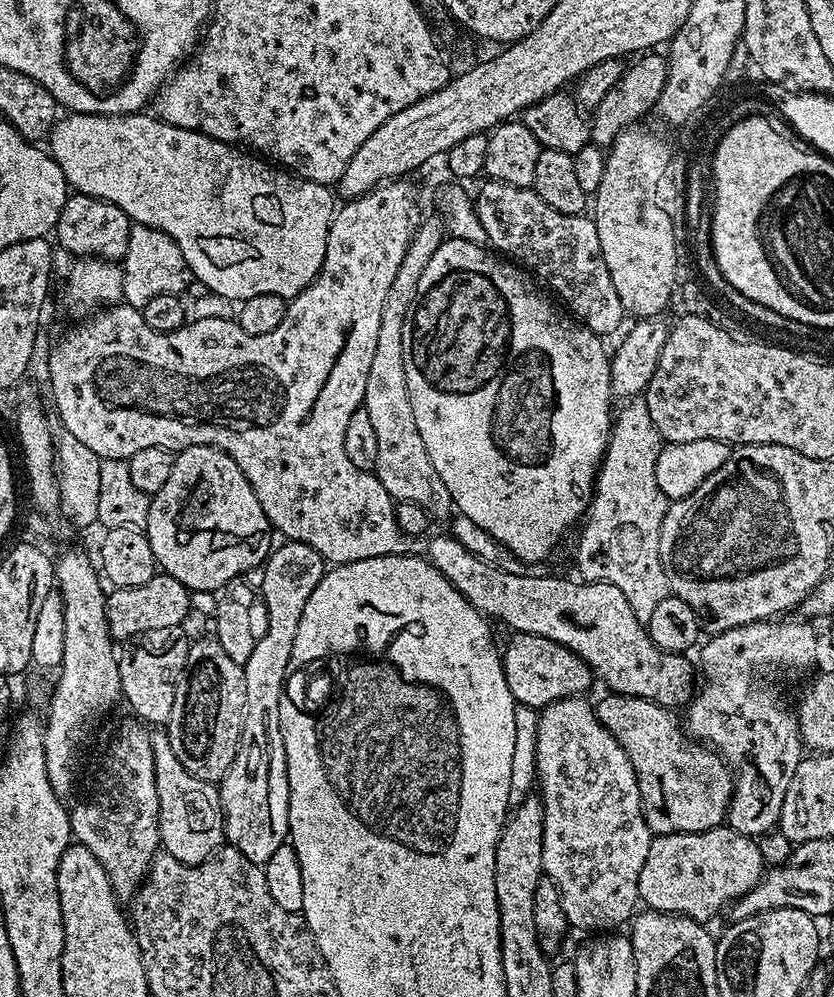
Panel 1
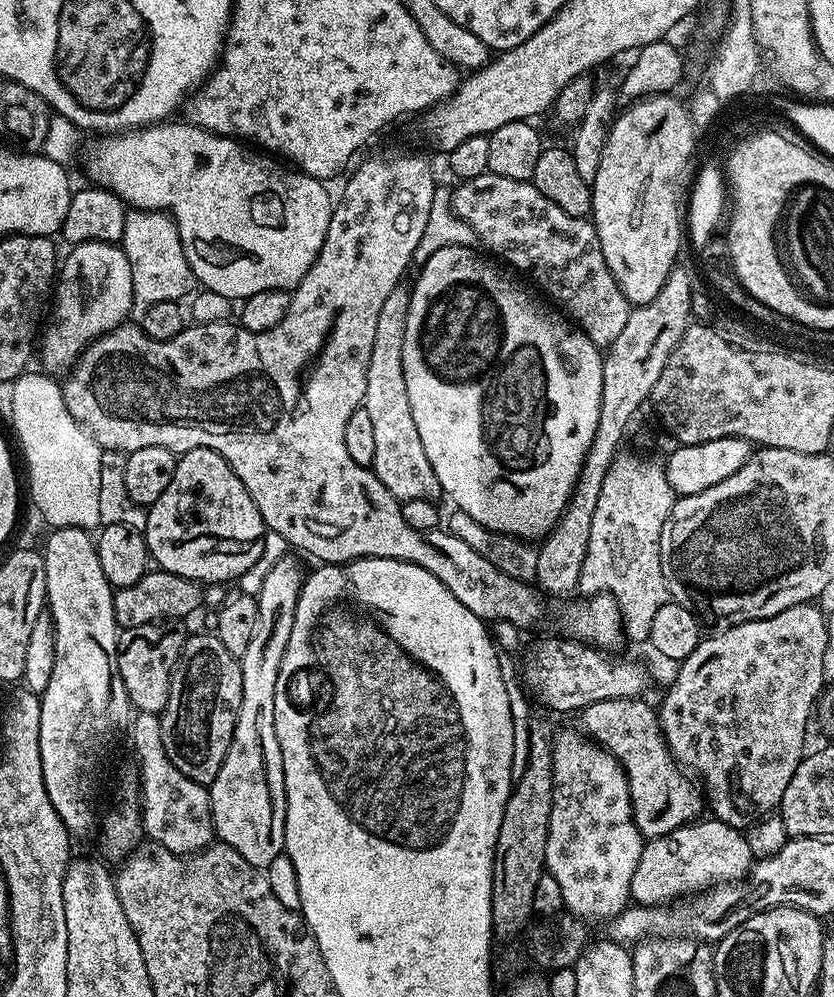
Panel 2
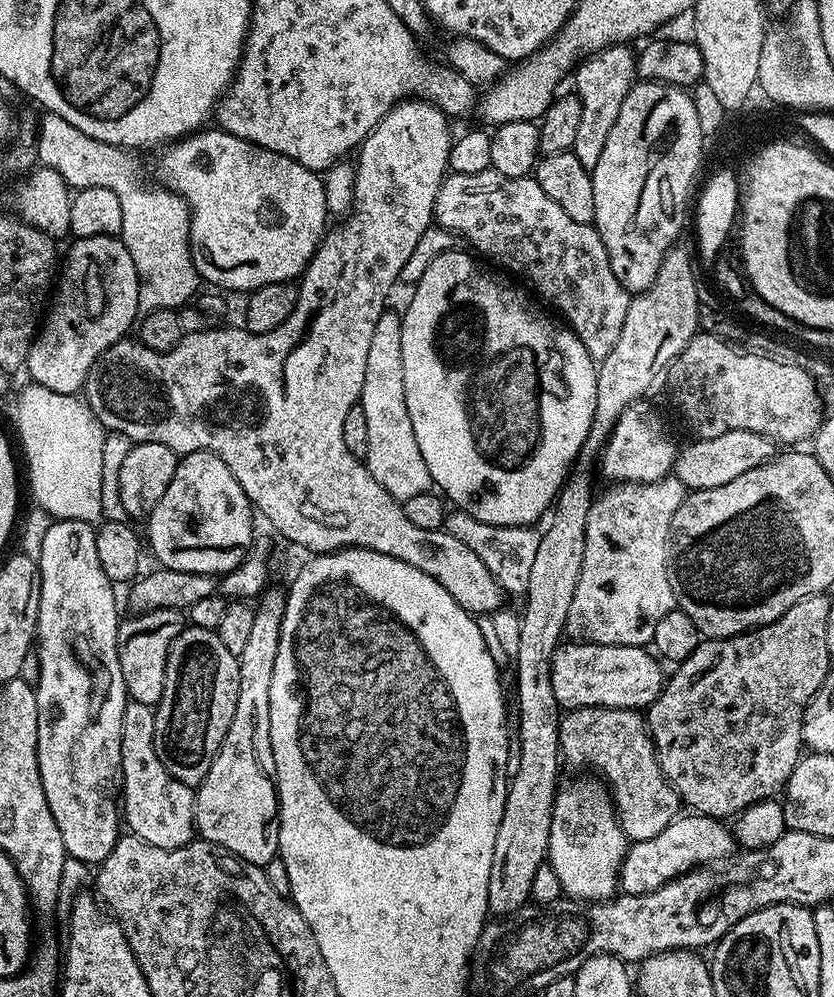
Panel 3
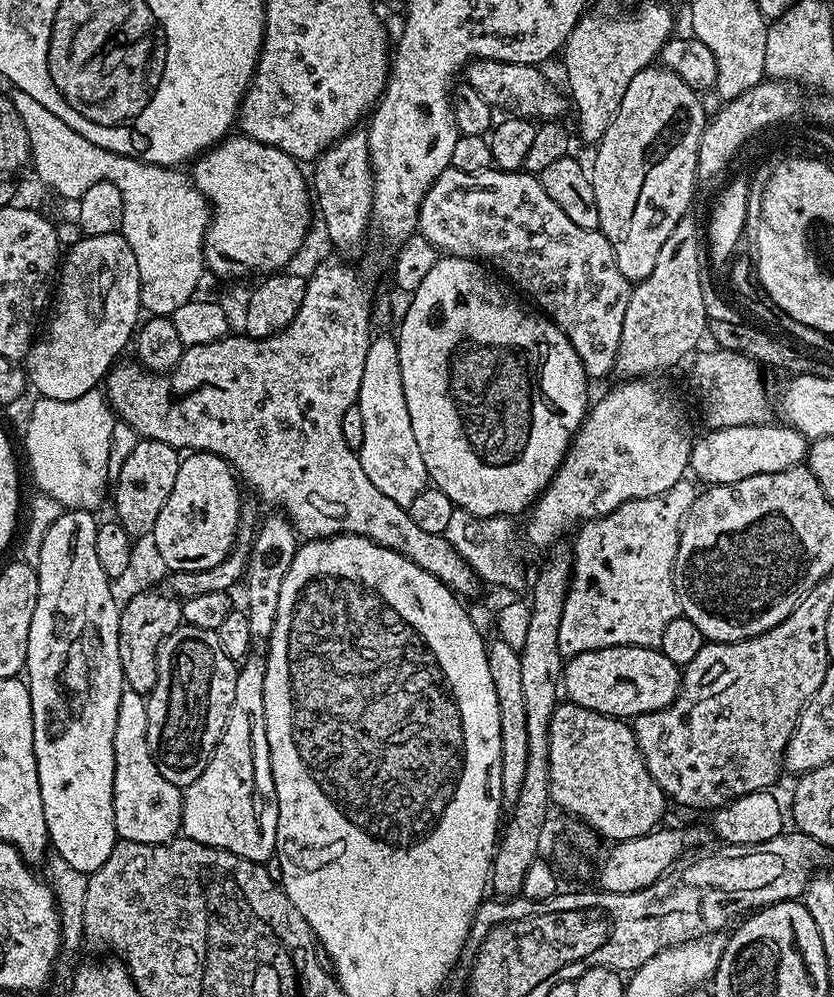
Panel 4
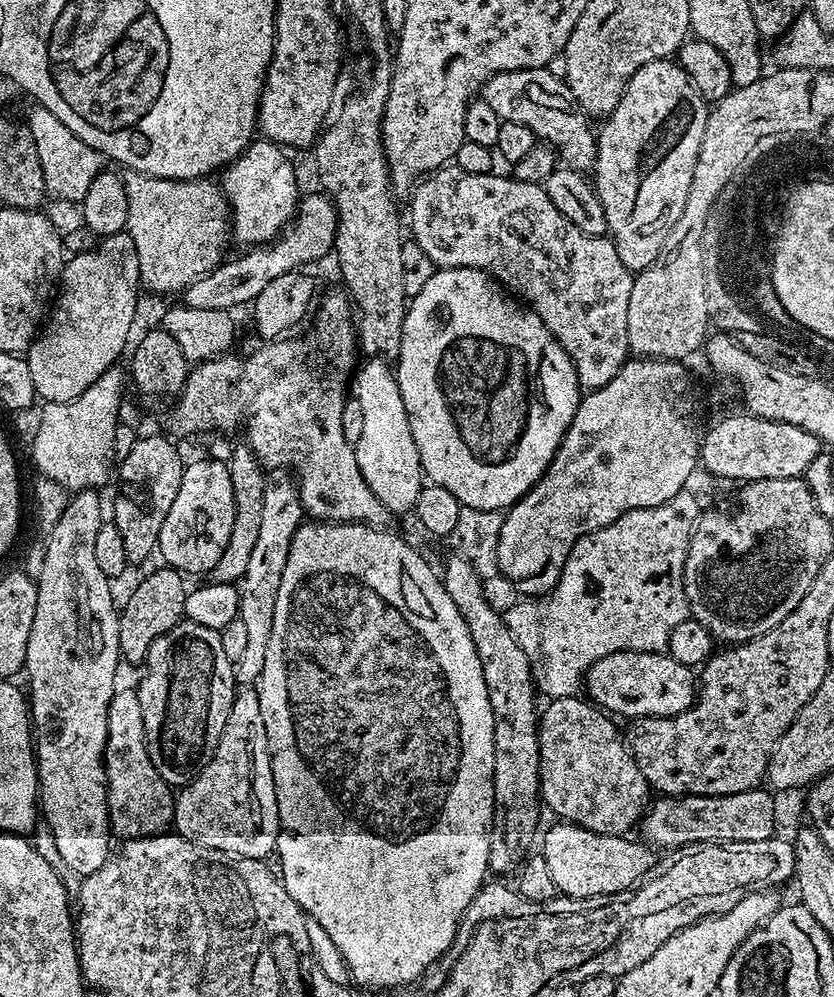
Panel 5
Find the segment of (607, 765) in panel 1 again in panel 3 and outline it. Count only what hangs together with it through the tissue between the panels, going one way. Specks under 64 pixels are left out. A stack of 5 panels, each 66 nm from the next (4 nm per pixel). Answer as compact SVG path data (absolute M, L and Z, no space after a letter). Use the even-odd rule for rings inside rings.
M592 776L572 780L557 791L546 861L554 874L558 874L561 893L567 899L581 902L611 900L617 895L620 867L630 847L628 835L616 817L616 806L607 783Z

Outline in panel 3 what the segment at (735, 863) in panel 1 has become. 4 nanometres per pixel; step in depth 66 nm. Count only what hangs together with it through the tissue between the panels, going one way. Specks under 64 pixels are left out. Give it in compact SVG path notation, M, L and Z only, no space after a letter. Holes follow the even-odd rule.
M699 814L677 815L654 838L637 840L624 855L620 867L619 891L625 896L637 896L658 890L666 882L684 876L694 868L712 866L723 862L737 851L738 845L733 829L723 819Z

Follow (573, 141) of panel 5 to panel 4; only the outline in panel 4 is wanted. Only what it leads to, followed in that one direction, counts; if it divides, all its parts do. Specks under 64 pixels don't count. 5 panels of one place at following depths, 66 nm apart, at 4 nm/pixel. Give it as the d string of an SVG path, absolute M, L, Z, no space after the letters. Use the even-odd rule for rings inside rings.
M472 60L463 69L462 80L485 100L493 110L505 108L505 113L531 118L536 122L556 120L567 108L570 100L559 92L535 64L515 64L501 60ZM564 95L564 96L563 96Z

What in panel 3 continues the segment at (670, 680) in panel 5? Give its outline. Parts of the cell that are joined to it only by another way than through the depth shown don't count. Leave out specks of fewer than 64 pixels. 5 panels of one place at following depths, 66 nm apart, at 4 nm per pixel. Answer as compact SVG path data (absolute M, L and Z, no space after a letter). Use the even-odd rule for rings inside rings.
M561 643L550 662L550 682L554 682L554 698L558 698L560 707L564 710L647 709L658 698L666 683L666 672L660 669L661 661L648 651L647 647L635 648L621 644Z

